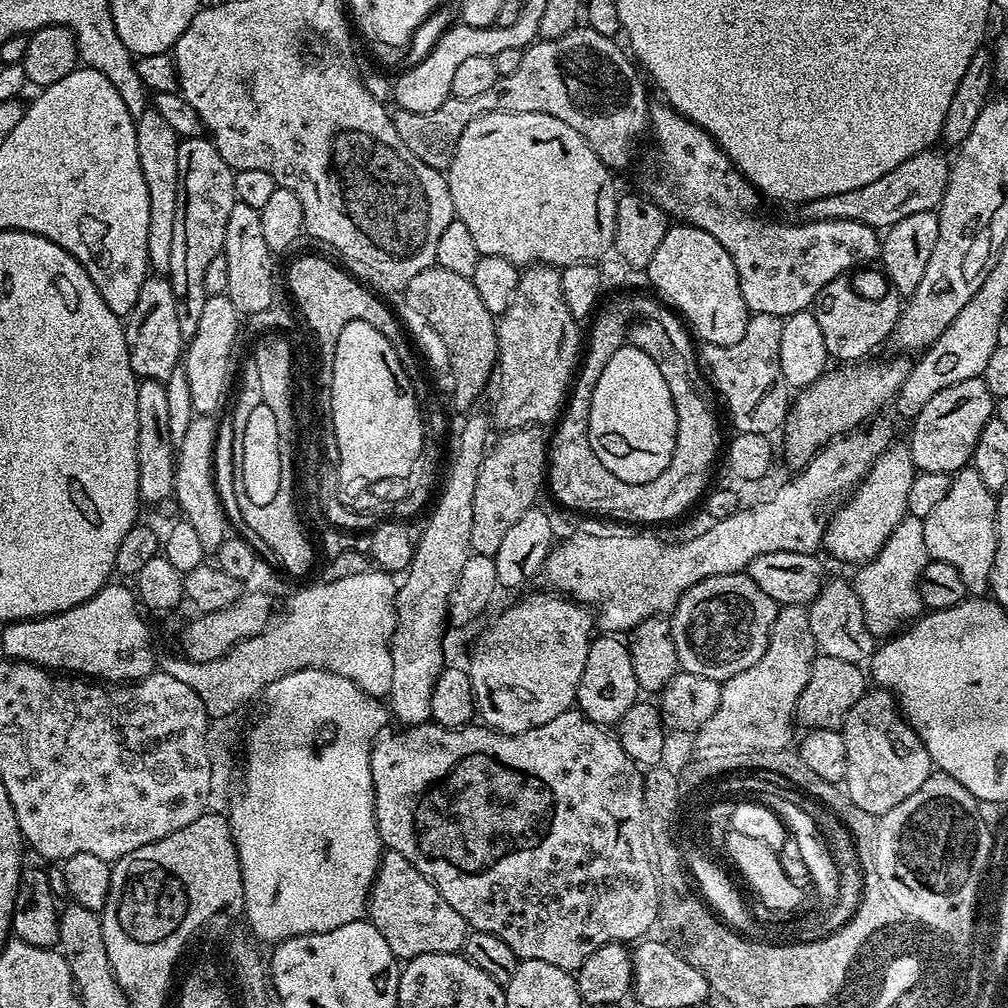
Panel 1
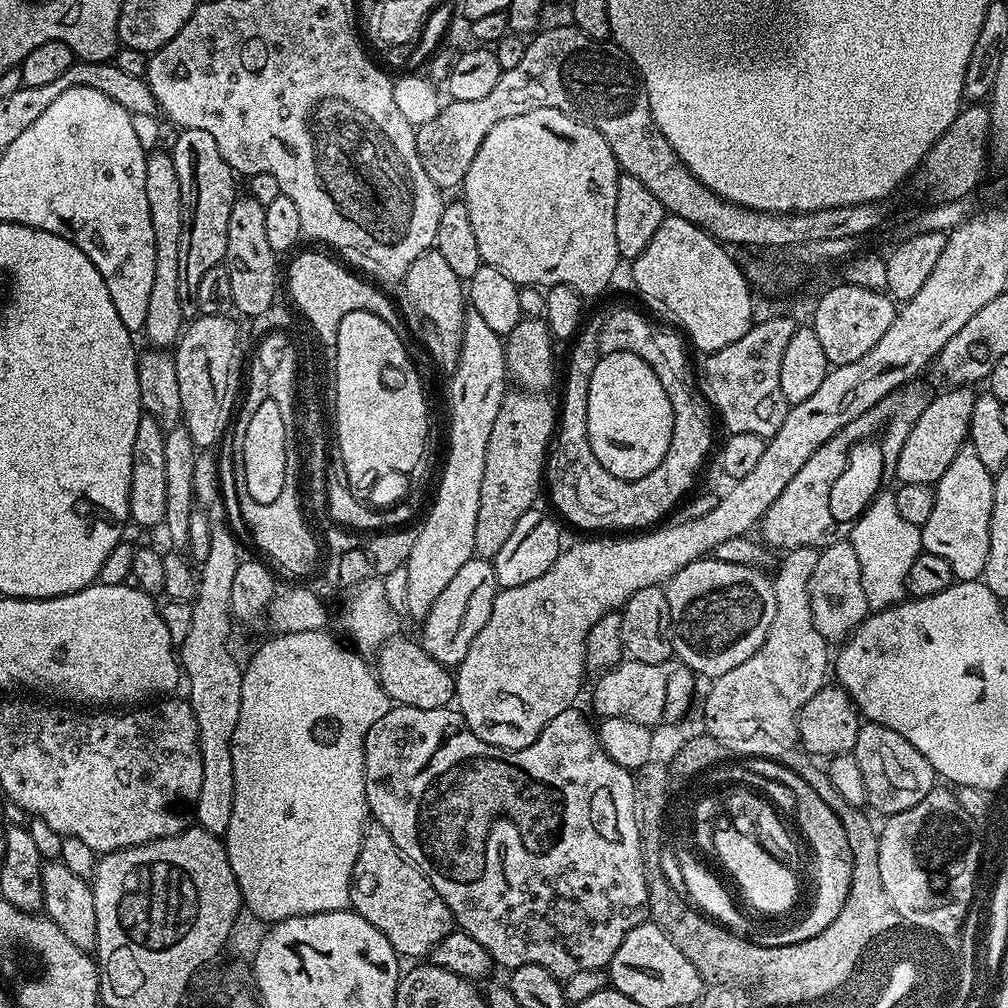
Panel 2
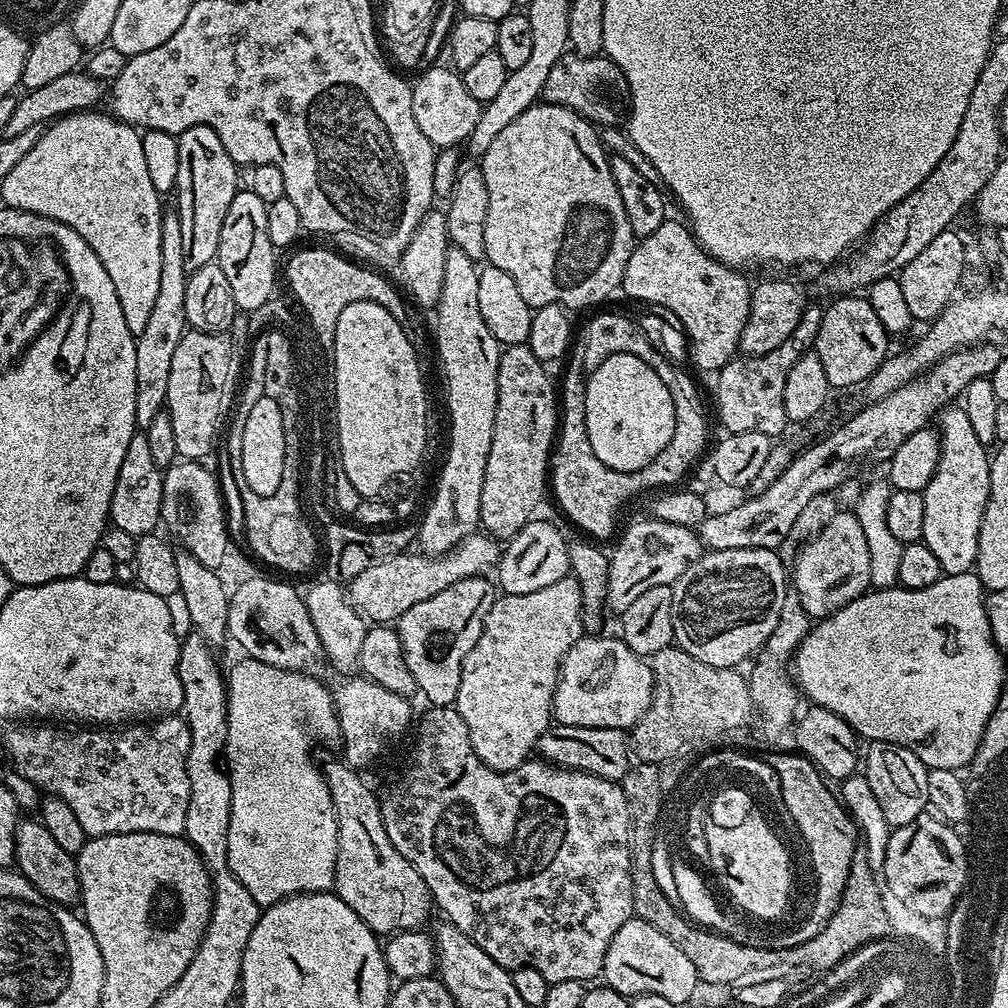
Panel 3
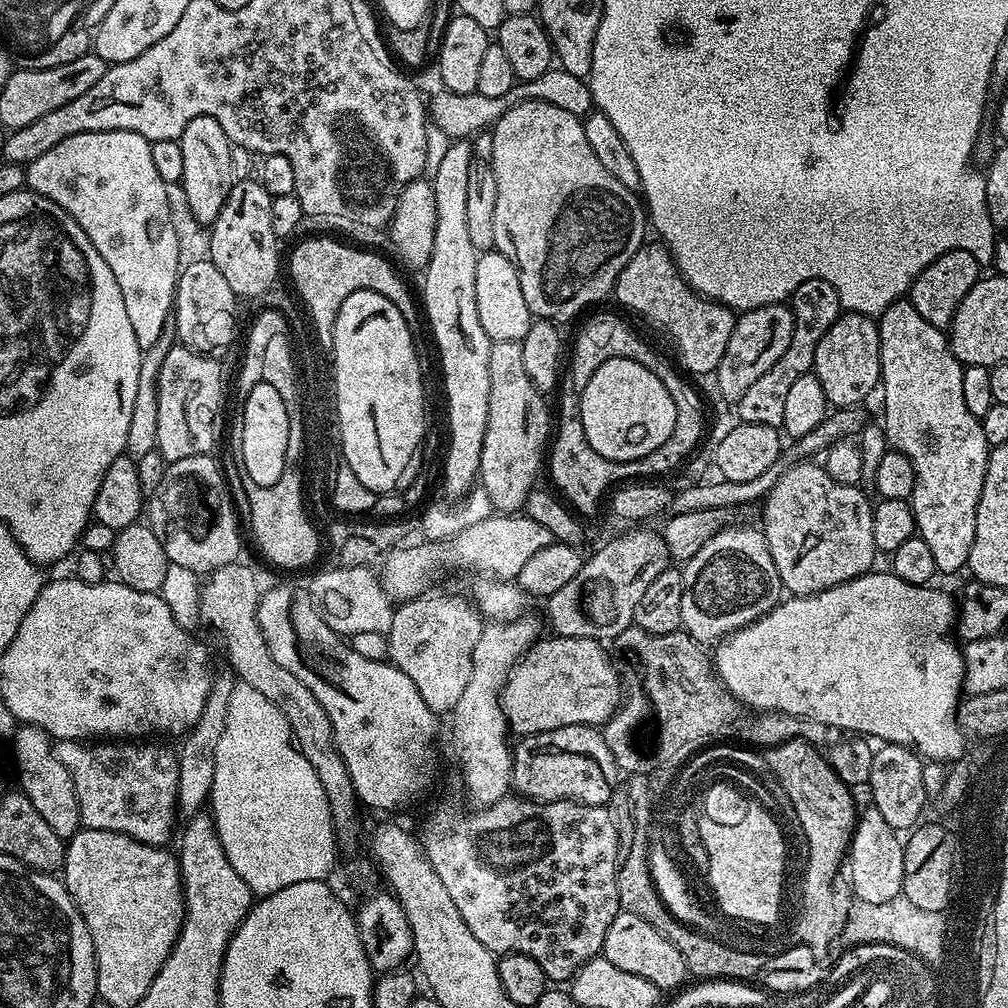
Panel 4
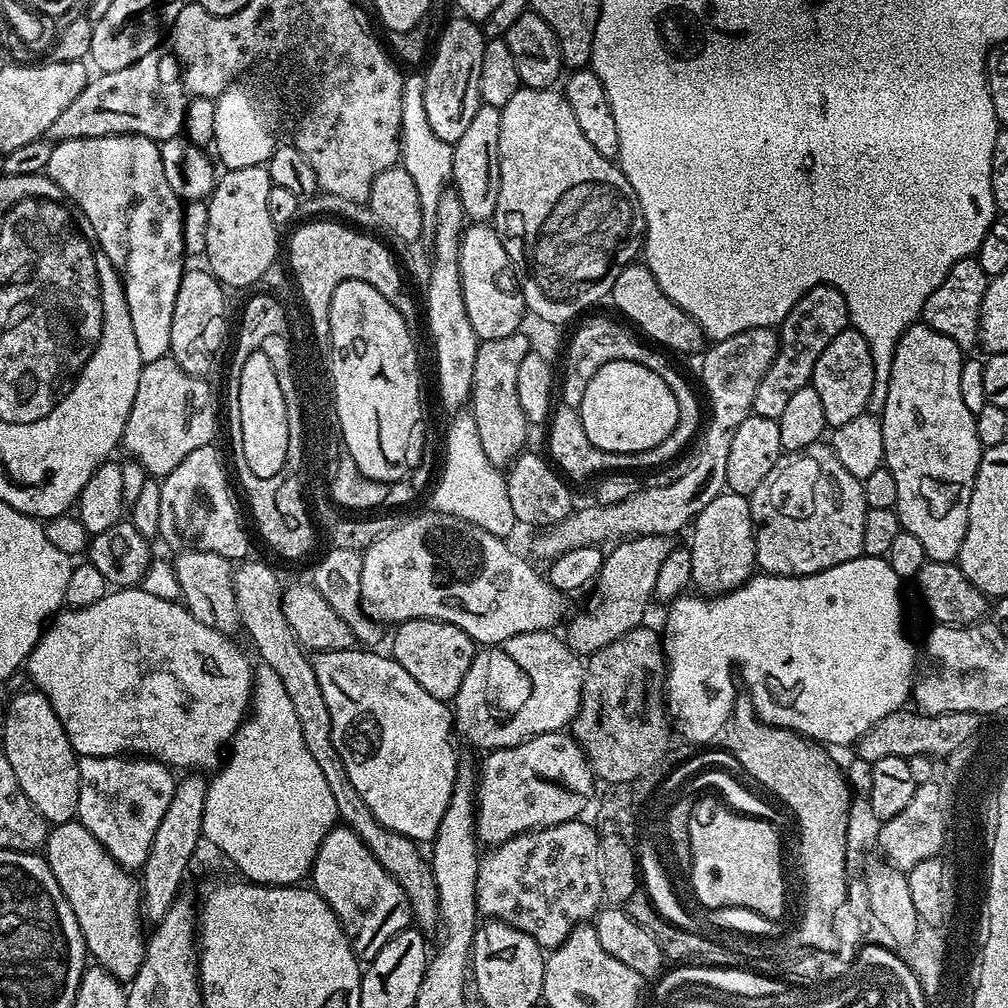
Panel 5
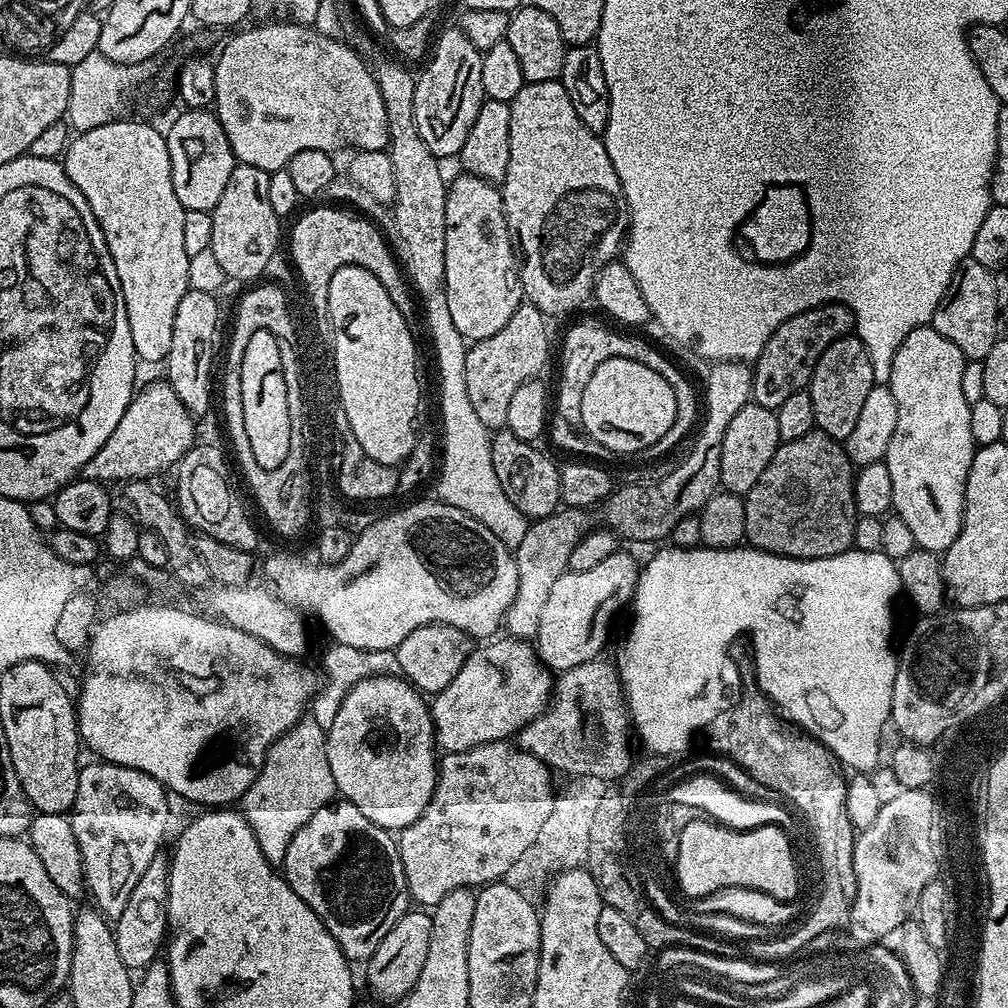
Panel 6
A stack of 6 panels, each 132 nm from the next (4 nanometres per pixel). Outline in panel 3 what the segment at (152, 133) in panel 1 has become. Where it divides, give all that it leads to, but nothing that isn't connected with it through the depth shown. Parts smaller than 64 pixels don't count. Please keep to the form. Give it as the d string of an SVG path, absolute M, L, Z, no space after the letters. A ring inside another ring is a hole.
M174 210L164 212L162 220L162 275L158 277L158 299L142 334L136 337L134 354L134 418L137 429L148 428L168 403L170 361L188 328L186 322L186 258L182 247L180 216Z

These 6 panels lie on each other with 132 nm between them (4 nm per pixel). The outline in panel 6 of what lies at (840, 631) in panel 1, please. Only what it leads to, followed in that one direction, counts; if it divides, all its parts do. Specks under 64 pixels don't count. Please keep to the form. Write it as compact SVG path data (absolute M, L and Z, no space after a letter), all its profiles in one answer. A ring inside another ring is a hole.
M819 430L807 432L802 438L794 438L781 443L776 449L770 466L762 470L762 478L743 497L744 534L747 543L763 552L773 552L779 556L789 556L799 560L830 558L842 554L852 547L857 511L854 502L854 466L844 453L844 445L832 440Z

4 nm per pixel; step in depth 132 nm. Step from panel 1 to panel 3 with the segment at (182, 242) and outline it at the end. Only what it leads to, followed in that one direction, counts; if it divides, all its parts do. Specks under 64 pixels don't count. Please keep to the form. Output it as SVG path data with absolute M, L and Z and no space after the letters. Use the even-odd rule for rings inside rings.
M208 124L194 126L178 137L178 182L174 189L174 211L180 216L182 247L186 258L186 270L192 272L213 263L218 250L218 238L222 234L222 222L226 222L226 210L234 202L238 165L226 154L222 138L210 130Z

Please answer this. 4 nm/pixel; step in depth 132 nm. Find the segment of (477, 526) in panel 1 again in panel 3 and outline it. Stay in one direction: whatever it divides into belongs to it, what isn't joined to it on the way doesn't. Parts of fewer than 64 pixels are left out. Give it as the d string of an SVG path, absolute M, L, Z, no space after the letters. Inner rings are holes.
M527 343L523 344L509 344L507 347L501 351L500 361L498 362L498 394L496 395L496 413L494 414L494 430L492 431L492 437L490 438L490 454L486 458L486 470L484 471L484 477L482 478L482 494L480 495L480 523L479 527L483 529L485 533L491 534L493 537L499 538L501 541L507 542L511 540L514 534L518 534L518 530L522 530L522 526L526 526L528 521L533 519L537 515L536 507L540 504L540 499L543 498L544 492L546 496L546 489L550 484L550 457L552 455L552 449L554 447L554 441L558 435L558 392L554 387L554 380L552 384L552 380L550 377L544 373L544 368L546 368L545 361L539 360L538 358L534 358L534 354L528 348Z

